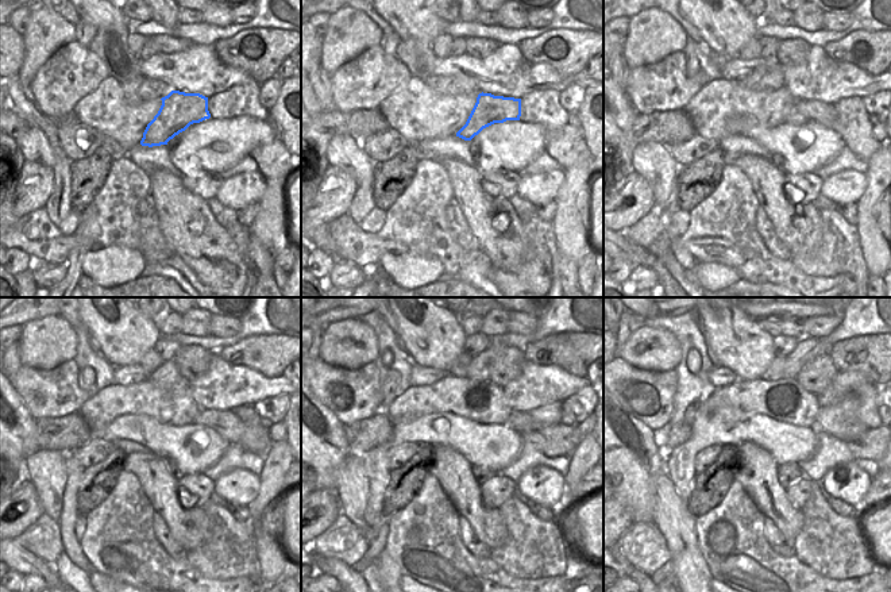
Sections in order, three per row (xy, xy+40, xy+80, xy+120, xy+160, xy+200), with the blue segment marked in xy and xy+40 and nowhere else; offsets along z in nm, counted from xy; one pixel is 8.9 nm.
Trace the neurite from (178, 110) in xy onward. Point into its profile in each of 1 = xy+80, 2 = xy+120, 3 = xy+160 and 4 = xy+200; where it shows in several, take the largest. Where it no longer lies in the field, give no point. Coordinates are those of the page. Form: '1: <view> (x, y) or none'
1: xy+80 (805, 111)
2: xy+120 (227, 423)
3: xy+160 (523, 422)
4: xy+200 (876, 442)

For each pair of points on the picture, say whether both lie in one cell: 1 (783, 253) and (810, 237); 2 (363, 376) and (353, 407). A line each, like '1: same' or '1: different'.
1: different
2: same

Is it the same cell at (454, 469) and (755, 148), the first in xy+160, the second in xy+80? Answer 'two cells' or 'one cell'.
two cells

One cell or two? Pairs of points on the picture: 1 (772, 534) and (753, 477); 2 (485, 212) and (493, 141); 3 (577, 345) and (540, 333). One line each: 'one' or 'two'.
1: two
2: two
3: two

